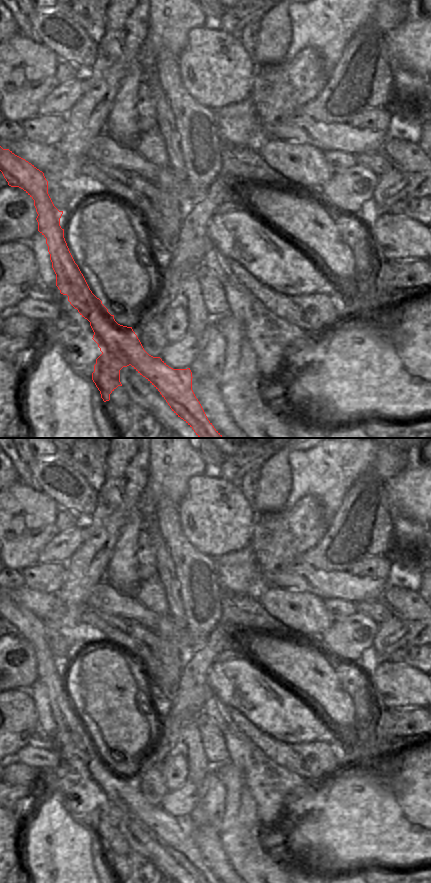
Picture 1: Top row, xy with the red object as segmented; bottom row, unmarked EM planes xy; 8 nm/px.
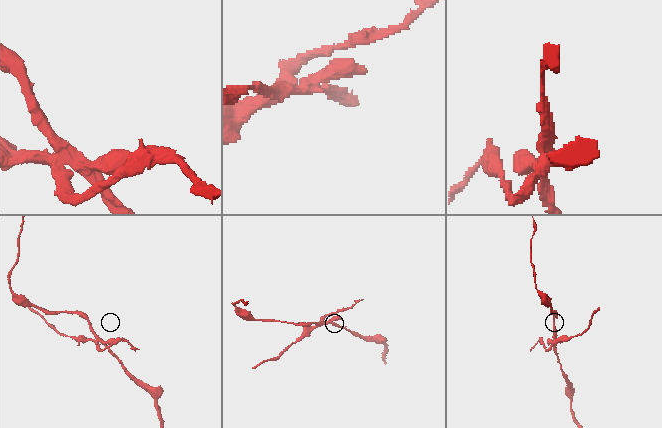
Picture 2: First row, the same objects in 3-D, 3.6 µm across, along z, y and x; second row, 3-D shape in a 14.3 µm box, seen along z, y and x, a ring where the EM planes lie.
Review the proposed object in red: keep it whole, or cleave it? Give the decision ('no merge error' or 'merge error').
merge error

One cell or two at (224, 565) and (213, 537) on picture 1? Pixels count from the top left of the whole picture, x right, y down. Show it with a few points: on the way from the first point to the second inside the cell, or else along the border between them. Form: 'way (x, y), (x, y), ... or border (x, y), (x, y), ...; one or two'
border (243, 547), (212, 557); two

